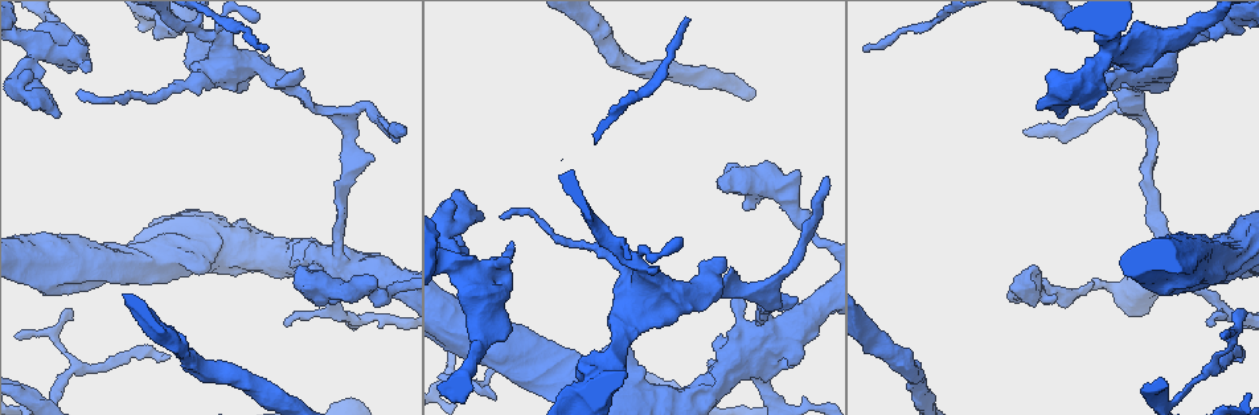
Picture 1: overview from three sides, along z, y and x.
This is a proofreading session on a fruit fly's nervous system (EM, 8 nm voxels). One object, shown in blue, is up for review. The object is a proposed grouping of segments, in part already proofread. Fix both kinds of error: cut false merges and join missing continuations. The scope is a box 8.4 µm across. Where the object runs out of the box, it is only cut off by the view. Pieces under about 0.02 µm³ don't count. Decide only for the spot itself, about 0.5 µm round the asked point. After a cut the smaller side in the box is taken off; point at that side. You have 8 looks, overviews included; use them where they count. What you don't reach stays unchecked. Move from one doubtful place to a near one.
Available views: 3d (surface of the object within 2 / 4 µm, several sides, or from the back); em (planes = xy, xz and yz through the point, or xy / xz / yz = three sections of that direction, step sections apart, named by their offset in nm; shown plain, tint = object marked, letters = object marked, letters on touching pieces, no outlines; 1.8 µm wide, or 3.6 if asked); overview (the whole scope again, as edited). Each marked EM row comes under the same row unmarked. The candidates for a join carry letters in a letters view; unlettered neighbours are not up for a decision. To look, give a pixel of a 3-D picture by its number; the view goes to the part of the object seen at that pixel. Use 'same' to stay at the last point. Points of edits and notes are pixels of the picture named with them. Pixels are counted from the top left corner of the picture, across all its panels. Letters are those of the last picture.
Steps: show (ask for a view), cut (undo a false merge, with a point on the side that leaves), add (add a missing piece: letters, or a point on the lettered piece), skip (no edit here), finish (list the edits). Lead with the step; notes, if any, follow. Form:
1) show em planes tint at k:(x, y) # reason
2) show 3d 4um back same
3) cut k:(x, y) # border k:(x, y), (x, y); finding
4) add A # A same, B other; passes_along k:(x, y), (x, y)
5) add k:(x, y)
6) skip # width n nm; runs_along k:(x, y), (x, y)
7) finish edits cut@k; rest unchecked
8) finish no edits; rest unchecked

show em 3.6um planes letters at 1:(355, 267) # sudden change in width

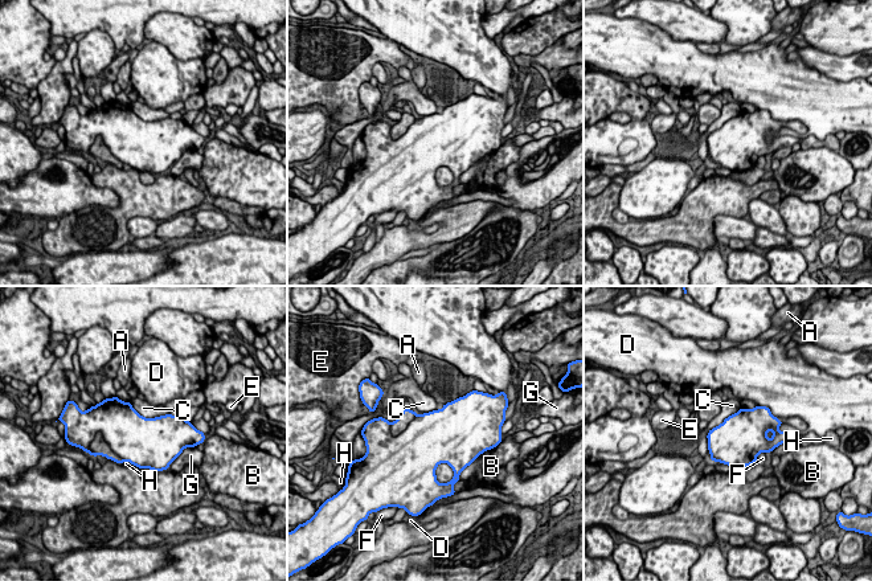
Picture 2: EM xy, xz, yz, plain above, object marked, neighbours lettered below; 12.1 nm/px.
cut 2:(98, 446) # width 600 nm; A other, B other, C other, D other, E other, F other, G other, H other; border 2:(97, 432), (123, 461); two neurons meet here

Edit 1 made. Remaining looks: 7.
show em planes letters at 1:(1022, 282) # sudden change in width

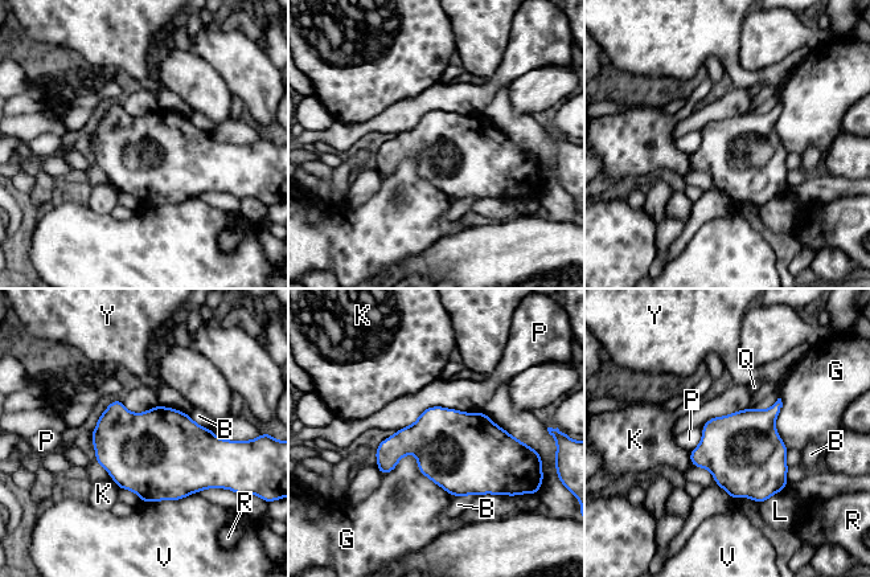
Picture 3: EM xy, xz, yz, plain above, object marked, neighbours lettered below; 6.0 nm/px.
skip # width 480 nm; B other, G other, K other, L other, P other, Q other, R other, V other, Y other; border 3:(382, 474), (413, 454), (451, 496); continuous, no second neuron

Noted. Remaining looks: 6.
finish edits cut@2; rest unchecked

